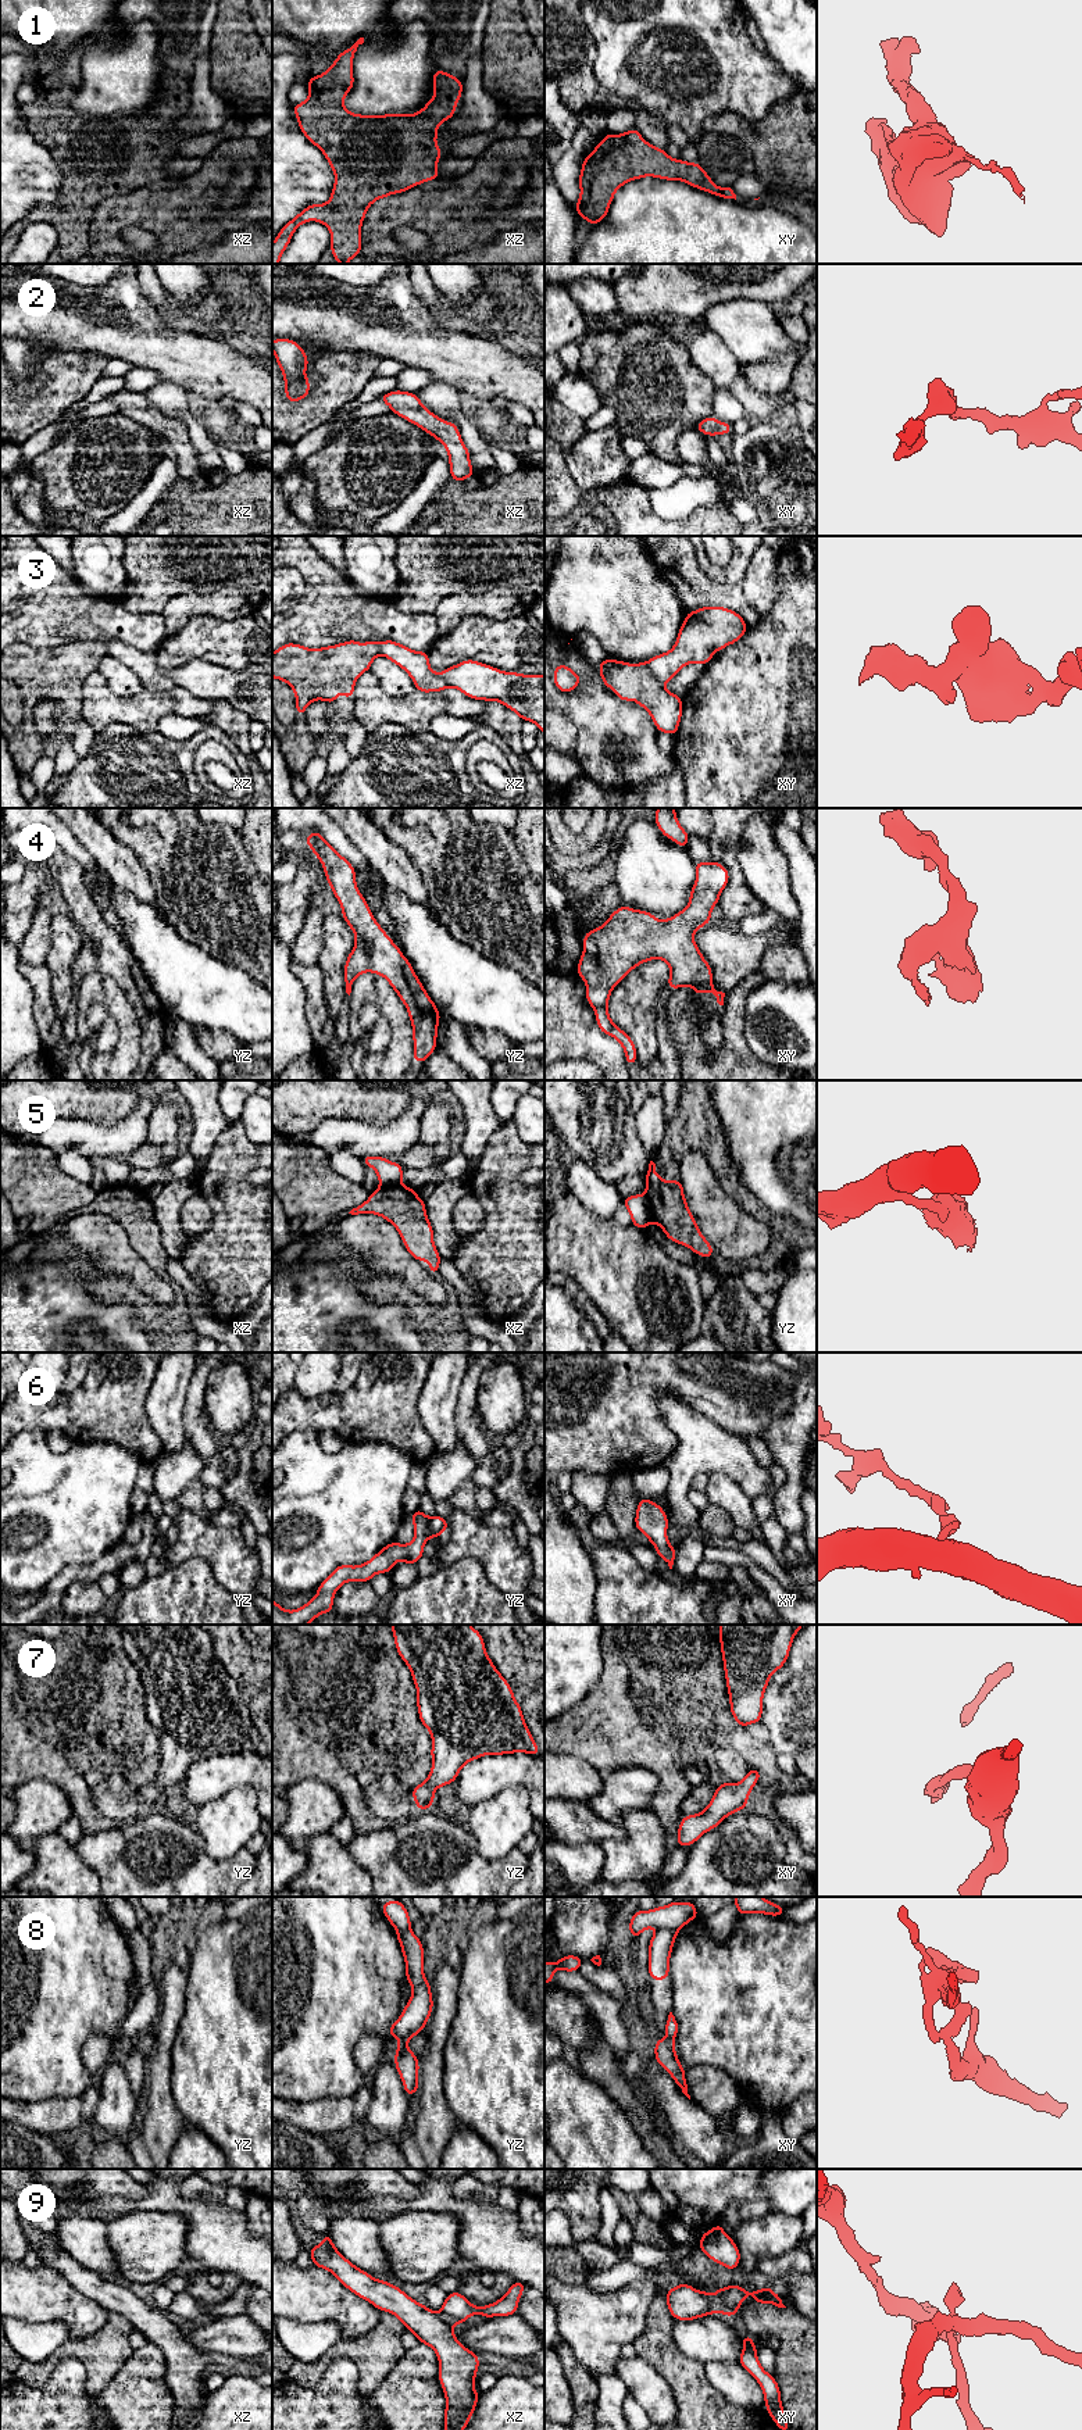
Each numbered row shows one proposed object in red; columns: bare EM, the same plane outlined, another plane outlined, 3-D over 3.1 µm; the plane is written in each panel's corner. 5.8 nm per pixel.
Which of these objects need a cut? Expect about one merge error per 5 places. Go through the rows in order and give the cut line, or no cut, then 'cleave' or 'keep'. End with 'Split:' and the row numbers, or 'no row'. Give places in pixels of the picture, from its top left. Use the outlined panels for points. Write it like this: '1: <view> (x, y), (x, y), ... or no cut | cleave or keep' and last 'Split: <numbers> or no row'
1: no cut | keep
2: no cut | keep
3: xy (645, 663), (663, 685) | cleave
4: no cut | keep
5: yz (643, 1194), (653, 1221) | cleave
6: no cut | keep
7: no cut | keep
8: no cut | keep
9: xy (711, 2296), (718, 2311) | cleave
Split: 3, 5, 9

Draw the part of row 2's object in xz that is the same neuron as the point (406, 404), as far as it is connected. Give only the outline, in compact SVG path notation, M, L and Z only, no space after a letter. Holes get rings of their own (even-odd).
M394 390L379 397L396 415L417 425L438 442L444 444L449 454L450 476L454 482L463 482L474 475L469 450L463 443L458 426L431 412L415 393Z

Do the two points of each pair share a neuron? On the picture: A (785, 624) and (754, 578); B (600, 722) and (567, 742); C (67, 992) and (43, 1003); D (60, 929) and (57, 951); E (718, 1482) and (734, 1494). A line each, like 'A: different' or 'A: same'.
A: different
B: different
C: different
D: same
E: same

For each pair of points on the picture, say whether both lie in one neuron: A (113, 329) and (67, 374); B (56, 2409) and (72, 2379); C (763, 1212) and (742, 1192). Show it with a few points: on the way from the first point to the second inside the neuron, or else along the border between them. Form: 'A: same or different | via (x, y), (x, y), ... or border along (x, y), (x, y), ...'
A: different | border along (57, 350), (92, 350), (109, 358)
B: same | via (61, 2402), (65, 2386)
C: same | via (757, 1208), (746, 1197)

